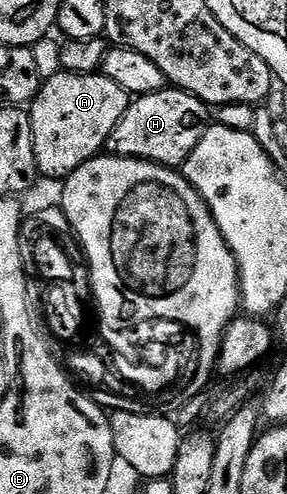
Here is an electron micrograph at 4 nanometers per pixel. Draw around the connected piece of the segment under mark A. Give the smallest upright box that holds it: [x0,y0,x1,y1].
[28,72,131,180]

